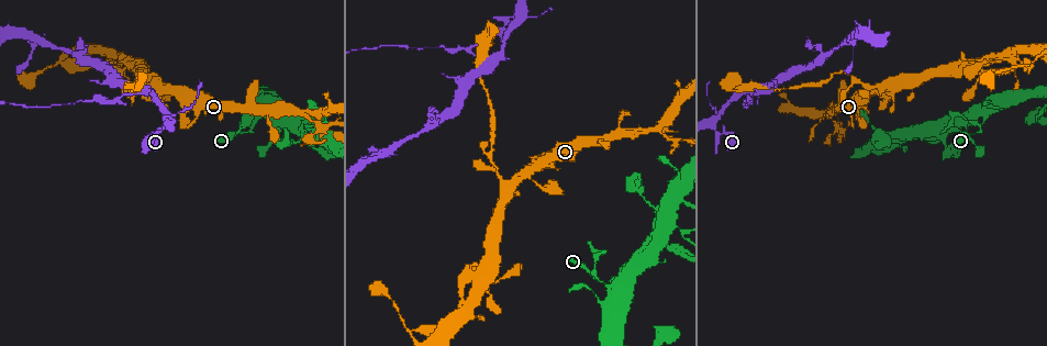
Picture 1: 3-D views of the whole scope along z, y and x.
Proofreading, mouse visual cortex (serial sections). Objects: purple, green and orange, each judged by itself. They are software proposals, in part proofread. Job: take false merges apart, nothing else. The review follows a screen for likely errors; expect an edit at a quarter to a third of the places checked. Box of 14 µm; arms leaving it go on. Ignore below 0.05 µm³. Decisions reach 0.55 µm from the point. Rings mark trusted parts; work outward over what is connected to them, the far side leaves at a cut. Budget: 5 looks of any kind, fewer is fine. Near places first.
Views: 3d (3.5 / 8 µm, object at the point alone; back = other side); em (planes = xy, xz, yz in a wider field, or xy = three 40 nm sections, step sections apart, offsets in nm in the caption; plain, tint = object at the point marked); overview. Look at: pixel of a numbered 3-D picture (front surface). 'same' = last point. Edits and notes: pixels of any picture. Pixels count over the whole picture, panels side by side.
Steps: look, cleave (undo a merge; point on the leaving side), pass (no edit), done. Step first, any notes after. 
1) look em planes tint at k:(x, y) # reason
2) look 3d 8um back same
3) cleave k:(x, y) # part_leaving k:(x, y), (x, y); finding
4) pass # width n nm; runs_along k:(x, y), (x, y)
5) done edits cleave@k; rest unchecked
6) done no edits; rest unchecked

look 3d 3.5um at 1:(249, 130) # a narrow waist

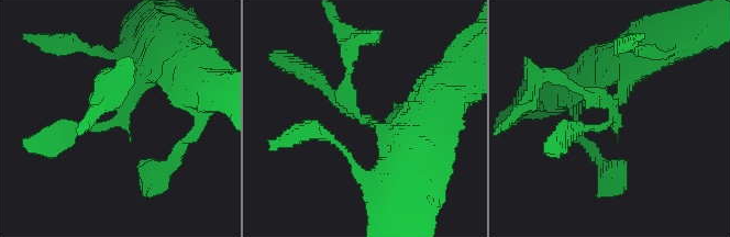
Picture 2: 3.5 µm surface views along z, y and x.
look em xy step 5 tint at 2:(120, 113) # arms 3; arm_widths 150, 150, 300 nm; now the EM

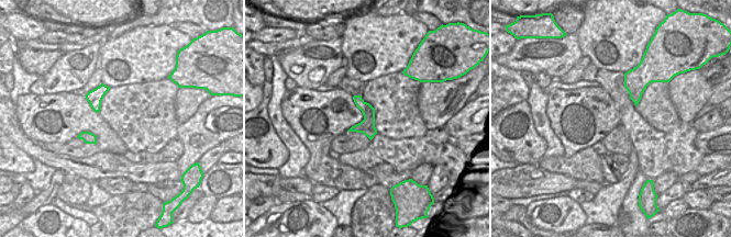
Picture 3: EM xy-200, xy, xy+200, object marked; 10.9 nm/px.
cleave 2:(340, 93) # width 170 nm; border 3:(373, 108), (369, 116), (364, 119); two cells meet here

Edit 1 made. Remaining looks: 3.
look 3d 3.5um at 1:(680, 229) # thick turns thin

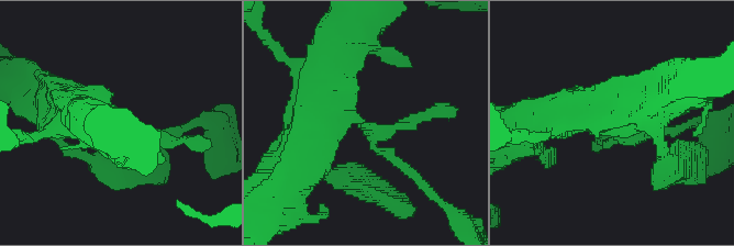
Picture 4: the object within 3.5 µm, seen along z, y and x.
pass # runs_along 4:(315, 132), (322, 109), (348, 114), (407, 174); one cell here

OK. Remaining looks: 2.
done edits cleave@2; rest unchecked

